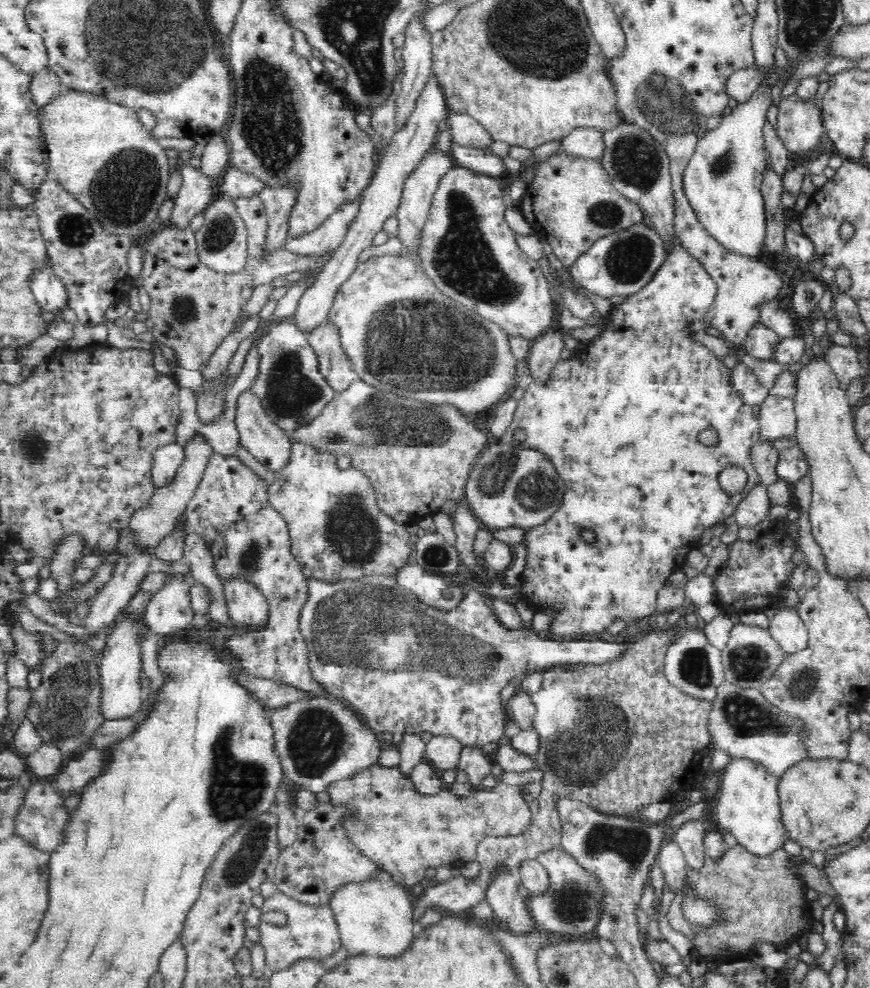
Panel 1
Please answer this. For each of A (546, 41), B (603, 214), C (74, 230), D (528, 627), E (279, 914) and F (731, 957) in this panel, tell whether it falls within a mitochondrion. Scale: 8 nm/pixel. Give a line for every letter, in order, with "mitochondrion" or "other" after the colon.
A: mitochondrion
B: mitochondrion
C: mitochondrion
D: other
E: other
F: other

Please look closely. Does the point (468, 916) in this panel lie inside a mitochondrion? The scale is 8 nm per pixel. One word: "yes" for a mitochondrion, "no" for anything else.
no

